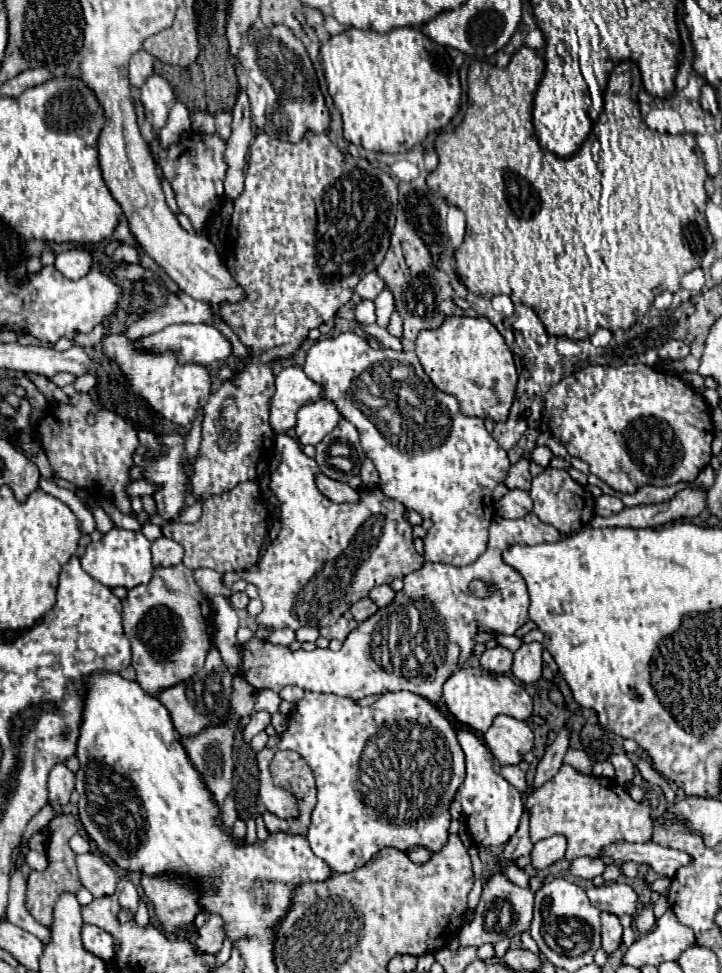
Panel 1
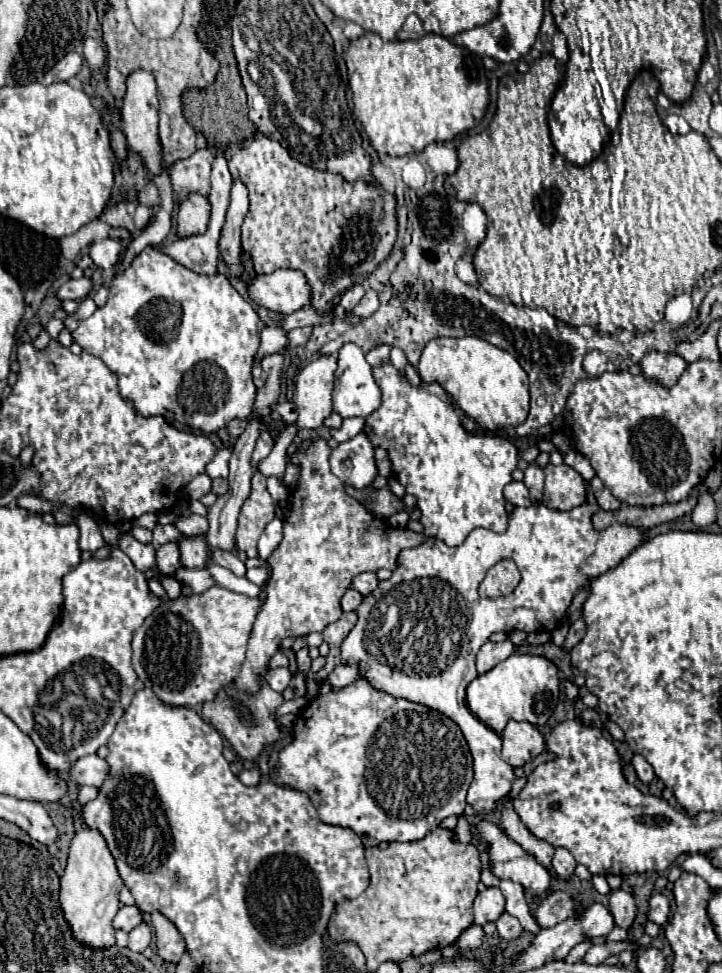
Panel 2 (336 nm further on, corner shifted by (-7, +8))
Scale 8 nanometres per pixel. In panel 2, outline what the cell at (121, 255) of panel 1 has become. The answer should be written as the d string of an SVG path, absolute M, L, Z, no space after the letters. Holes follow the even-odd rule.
M79 278L79 280L67 280L59 290L57 298L59 300L83 300L91 294L93 290L93 280L91 278Z

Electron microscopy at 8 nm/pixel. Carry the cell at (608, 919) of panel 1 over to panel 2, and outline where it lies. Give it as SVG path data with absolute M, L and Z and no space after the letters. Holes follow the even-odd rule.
M615 890L611 892L609 896L609 912L615 920L615 926L619 928L629 928L633 924L633 918L635 918L635 900L629 892L625 890Z

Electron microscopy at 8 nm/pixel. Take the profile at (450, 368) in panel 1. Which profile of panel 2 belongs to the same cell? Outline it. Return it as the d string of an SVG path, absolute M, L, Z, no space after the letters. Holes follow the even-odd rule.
M477 336L463 338L433 338L423 348L417 364L423 382L439 382L453 398L455 404L487 430L517 426L529 412L529 380L519 362Z

